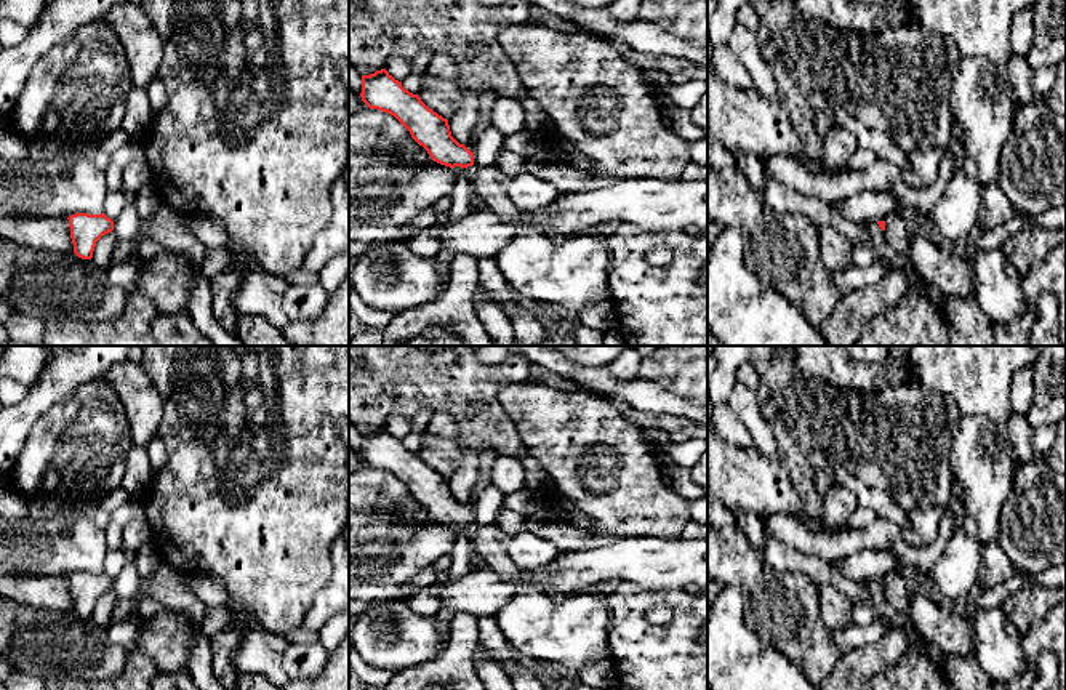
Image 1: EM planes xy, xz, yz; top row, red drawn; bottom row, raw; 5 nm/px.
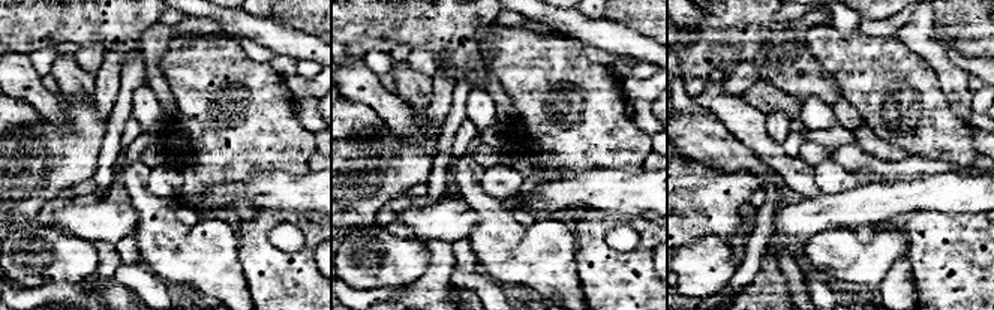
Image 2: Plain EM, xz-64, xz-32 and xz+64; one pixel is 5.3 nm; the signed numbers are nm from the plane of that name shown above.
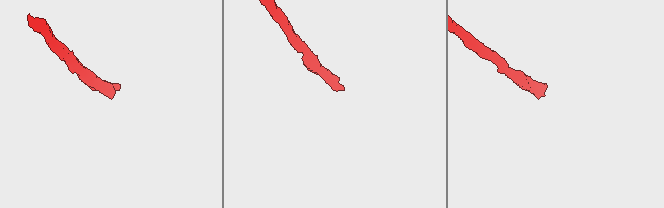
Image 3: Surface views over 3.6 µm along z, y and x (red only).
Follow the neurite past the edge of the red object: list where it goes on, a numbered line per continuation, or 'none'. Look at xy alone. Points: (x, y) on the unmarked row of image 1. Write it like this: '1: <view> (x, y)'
none

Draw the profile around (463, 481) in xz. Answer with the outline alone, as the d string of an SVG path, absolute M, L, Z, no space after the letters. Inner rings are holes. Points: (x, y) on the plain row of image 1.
M461 447L463 458L458 469L448 477L451 495L467 504L472 498L479 480L479 451L475 448Z

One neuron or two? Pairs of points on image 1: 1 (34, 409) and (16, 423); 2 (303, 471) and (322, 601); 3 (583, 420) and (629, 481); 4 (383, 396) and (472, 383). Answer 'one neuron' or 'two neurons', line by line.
1: one neuron
2: two neurons
3: one neuron
4: one neuron

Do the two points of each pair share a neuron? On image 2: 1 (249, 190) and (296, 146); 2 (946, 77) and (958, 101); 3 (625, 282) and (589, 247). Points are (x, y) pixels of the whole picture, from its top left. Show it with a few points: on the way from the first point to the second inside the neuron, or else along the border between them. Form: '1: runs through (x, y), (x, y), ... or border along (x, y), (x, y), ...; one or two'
1: border along (303, 174), (258, 171), (236, 183); two
2: runs through (952, 83), (958, 95); one
3: runs through (616, 274), (598, 256); one

